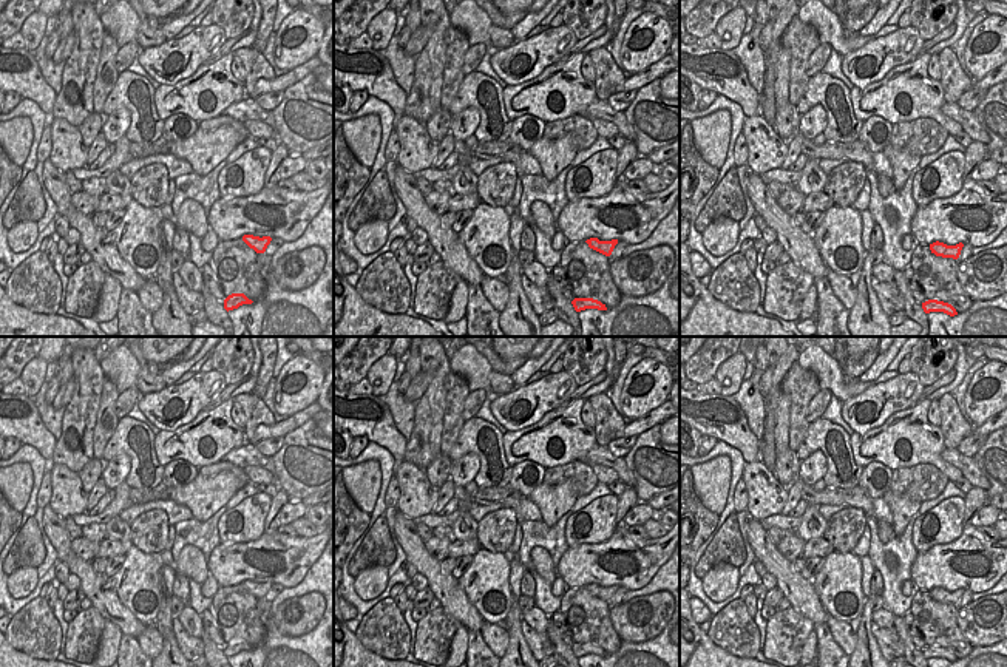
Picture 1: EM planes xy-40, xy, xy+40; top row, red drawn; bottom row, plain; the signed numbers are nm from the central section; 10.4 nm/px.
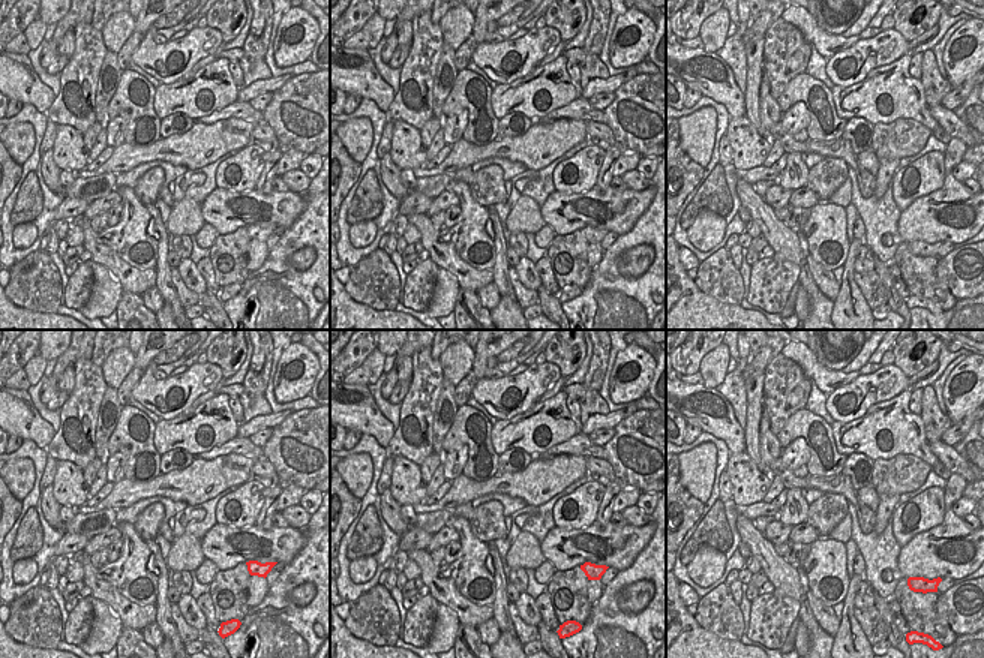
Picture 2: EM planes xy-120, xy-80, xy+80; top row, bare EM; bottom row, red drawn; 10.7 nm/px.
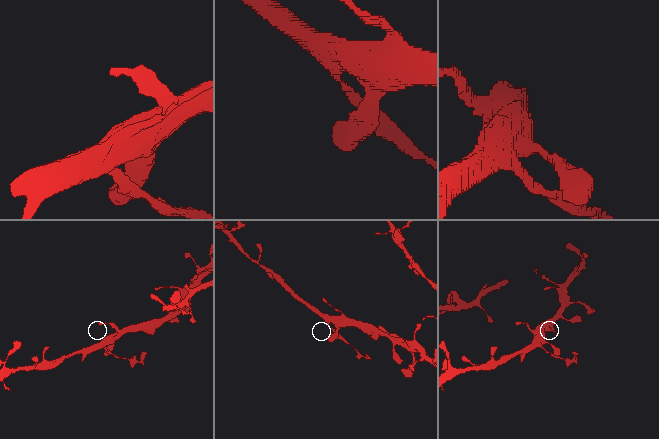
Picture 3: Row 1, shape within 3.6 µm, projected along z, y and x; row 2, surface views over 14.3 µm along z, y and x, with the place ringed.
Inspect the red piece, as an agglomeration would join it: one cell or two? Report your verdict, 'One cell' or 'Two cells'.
One cell

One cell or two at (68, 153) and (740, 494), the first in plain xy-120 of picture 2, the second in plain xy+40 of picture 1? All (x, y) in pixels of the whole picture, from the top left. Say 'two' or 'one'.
two

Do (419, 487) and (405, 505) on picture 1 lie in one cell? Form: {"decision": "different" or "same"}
{"decision": "same"}

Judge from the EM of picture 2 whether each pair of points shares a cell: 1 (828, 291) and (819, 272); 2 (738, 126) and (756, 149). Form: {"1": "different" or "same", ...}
{"1": "same", "2": "same"}

